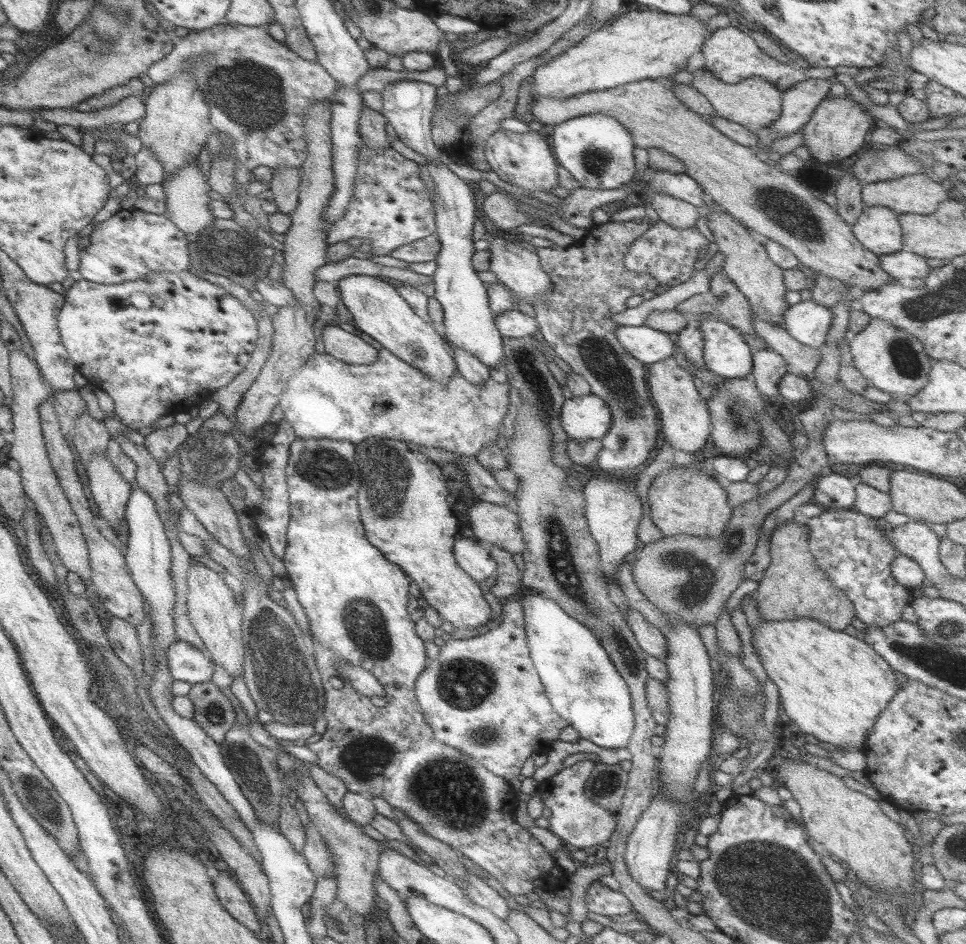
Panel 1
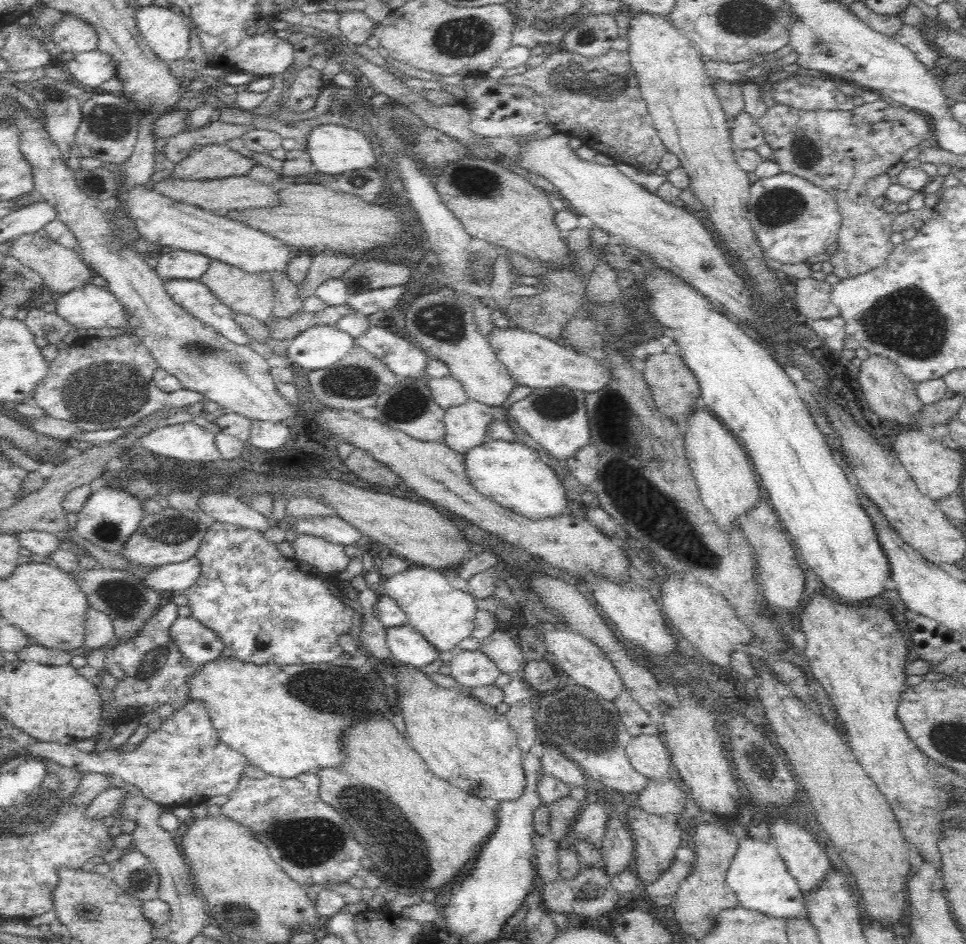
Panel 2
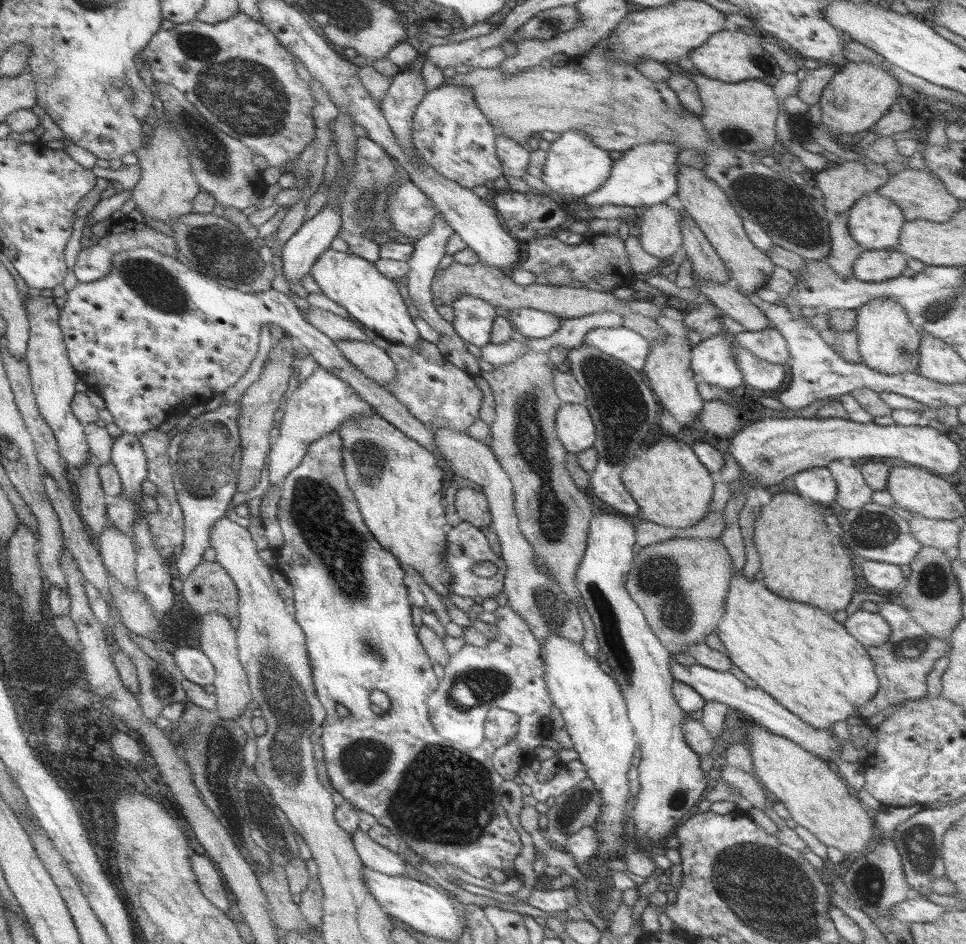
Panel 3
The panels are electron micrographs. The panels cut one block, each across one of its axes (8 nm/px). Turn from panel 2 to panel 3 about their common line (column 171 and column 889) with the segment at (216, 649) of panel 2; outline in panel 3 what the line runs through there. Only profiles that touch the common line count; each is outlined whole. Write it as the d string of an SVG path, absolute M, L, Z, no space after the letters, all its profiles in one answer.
M861 610L849 614L843 629L863 648L882 646L888 641L888 625L874 613Z

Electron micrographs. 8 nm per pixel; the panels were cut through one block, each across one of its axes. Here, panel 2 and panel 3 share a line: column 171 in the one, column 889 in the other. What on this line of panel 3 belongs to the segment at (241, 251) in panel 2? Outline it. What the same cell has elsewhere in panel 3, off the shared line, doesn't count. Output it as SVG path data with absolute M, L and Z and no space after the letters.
M875 191L857 198L845 216L850 237L864 249L874 251L897 244L899 231L906 222L892 200Z

